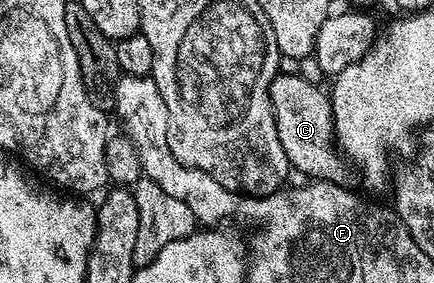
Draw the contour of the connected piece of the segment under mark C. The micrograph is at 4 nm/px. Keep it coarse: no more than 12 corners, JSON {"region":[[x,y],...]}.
{"region":[[271,82],[279,142],[305,178],[340,181],[330,97]]}

